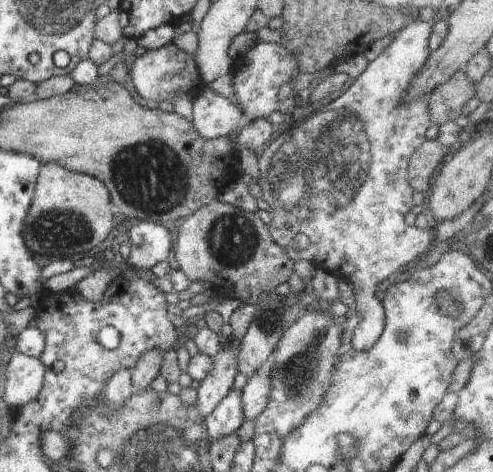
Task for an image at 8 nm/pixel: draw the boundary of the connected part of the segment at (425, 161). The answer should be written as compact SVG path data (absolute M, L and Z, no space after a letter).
M439 138L426 139L420 148L414 150L408 163L408 180L413 192L426 194L430 191L430 176L451 152L452 149L444 146Z

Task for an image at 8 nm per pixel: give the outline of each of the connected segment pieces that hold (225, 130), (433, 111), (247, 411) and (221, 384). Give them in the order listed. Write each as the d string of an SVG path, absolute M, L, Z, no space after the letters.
M207 85L192 99L191 120L198 134L206 140L228 137L246 123L240 106L212 92Z
M464 69L456 71L450 80L434 88L428 97L431 124L440 127L455 122L466 103L476 94L476 83L466 76Z
M257 371L254 376L248 378L241 391L245 420L254 421L266 408L270 390L272 390L270 376L262 376L262 374Z
M238 346L221 348L220 352L213 356L214 364L210 374L204 376L204 380L200 380L195 406L198 408L199 418L203 421L231 391L234 377L239 372L238 351Z

